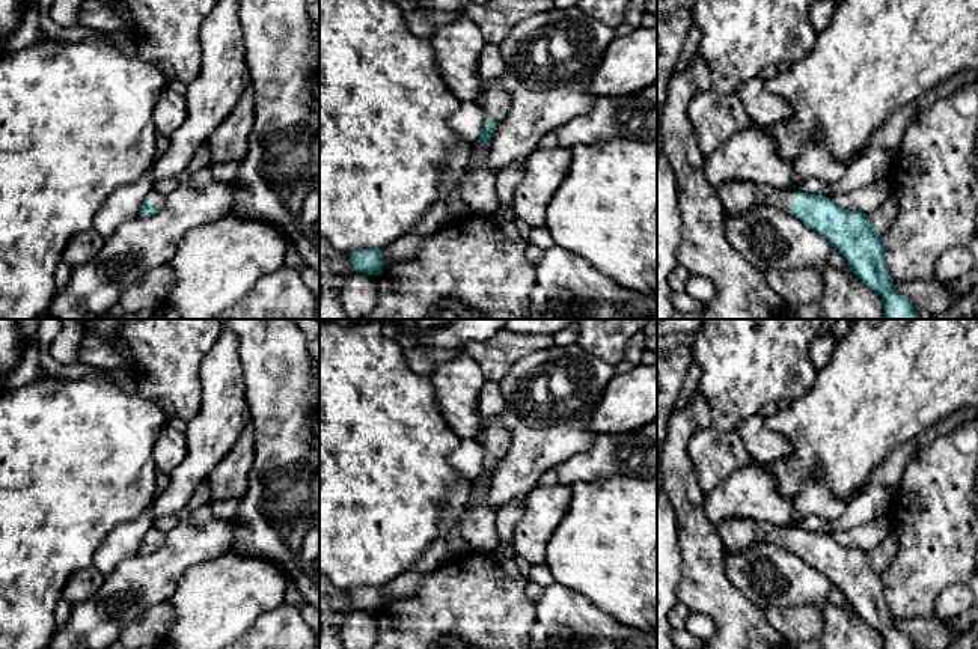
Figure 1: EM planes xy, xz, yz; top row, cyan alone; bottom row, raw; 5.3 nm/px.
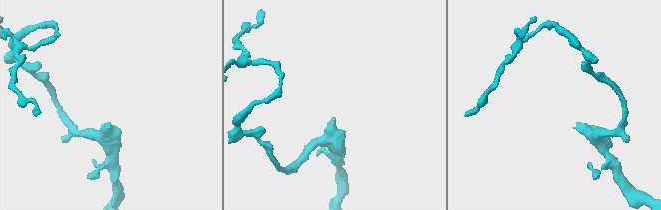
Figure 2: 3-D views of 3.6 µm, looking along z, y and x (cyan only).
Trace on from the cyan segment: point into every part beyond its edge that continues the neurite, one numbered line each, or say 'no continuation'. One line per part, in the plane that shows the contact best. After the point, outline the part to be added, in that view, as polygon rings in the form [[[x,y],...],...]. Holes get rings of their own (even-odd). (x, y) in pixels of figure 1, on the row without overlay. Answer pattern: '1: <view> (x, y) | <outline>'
1: yz (737, 535) | [[[726,520],[719,523],[717,530],[725,548],[734,554],[746,553],[759,541],[773,542],[781,547],[796,542],[796,529],[775,527],[750,520]]]

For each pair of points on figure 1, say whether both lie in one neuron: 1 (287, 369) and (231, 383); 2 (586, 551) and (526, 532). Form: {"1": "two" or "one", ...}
{"1": "two", "2": "two"}

